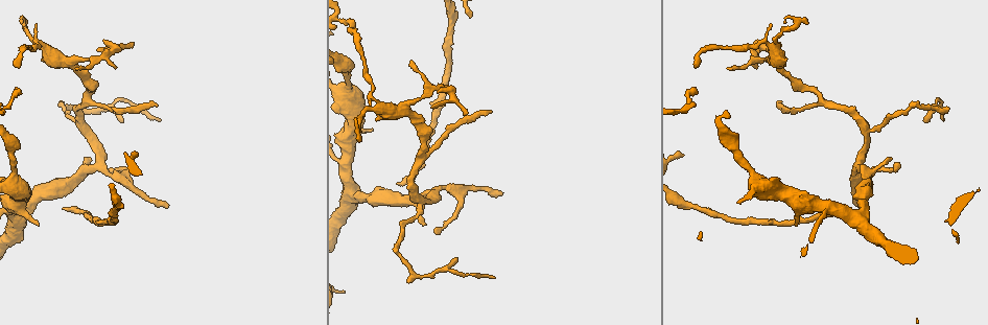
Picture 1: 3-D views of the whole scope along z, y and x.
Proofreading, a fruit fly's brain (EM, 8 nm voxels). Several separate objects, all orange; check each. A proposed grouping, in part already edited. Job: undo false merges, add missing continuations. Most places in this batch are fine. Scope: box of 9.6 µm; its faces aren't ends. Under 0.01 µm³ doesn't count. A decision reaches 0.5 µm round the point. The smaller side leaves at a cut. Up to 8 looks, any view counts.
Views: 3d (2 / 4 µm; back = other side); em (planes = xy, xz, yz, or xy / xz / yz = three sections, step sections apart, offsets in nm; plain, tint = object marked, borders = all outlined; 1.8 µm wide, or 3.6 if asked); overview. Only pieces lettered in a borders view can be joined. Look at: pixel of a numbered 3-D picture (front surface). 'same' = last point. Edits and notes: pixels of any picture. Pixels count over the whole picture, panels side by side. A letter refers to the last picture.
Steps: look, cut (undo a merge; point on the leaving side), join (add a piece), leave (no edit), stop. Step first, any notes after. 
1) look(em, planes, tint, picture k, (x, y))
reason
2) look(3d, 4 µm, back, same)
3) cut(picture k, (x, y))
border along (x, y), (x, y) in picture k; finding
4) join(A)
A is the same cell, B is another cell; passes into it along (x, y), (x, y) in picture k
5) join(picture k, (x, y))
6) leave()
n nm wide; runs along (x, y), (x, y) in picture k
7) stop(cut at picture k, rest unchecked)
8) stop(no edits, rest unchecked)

look(3d, 2 µm, picture 1, (166, 207))
free end

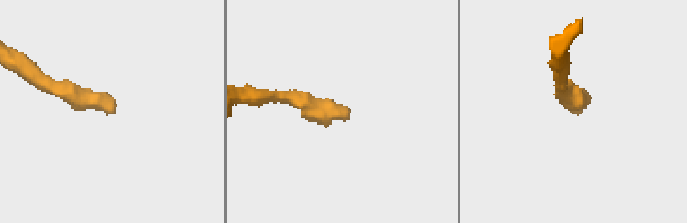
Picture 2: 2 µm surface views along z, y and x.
look(em, xy, step 8, tint, picture 2, (570, 109))

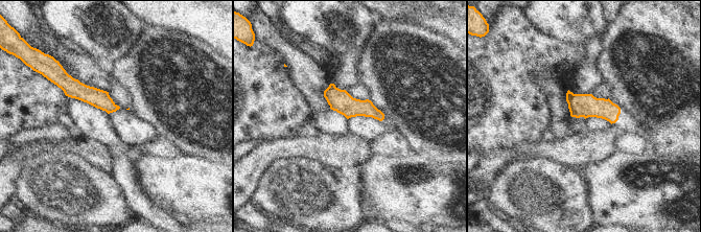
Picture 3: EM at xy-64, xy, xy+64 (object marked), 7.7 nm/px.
look(em, planes, borders, same)
another direction

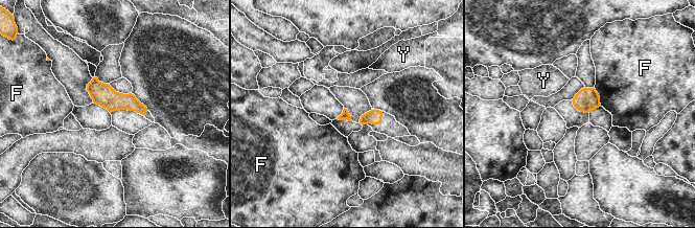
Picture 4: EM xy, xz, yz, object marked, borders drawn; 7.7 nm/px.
leave()
F and Y are other cells; runs along (94, 81), (113, 100), (144, 110) in picture 4; none of them fits

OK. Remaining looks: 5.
look(em, xz, step 4, borders, picture 1, (776, 105))
branch stops here

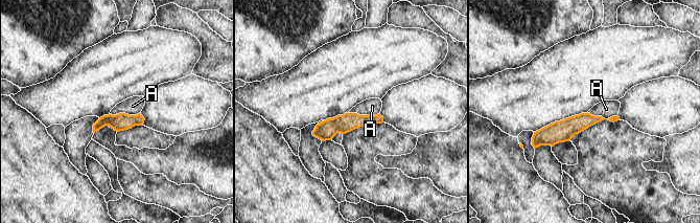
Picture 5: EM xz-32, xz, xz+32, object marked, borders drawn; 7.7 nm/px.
leave()
140 nm wide; A is another cell; border along (348, 112), (378, 114) in picture 5; no lettered piece goes on from it

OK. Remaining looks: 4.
look(3d, 4 µm, picture 1, (369, 104))
branch stops here

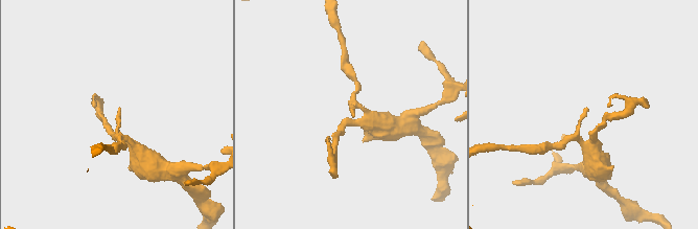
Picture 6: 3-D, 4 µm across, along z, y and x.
look(em, 3.6 µm, xz, step 8, borders, picture 6, (588, 110))

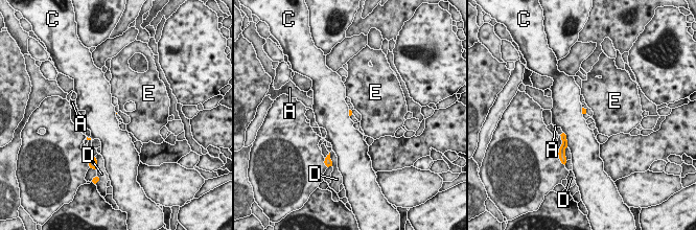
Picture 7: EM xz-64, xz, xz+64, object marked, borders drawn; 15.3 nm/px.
leave()
A, C, D and E are other cells; border along (563, 132), (567, 146) in picture 7; none of them fits

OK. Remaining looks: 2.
stop(no edits, rest unchecked)

